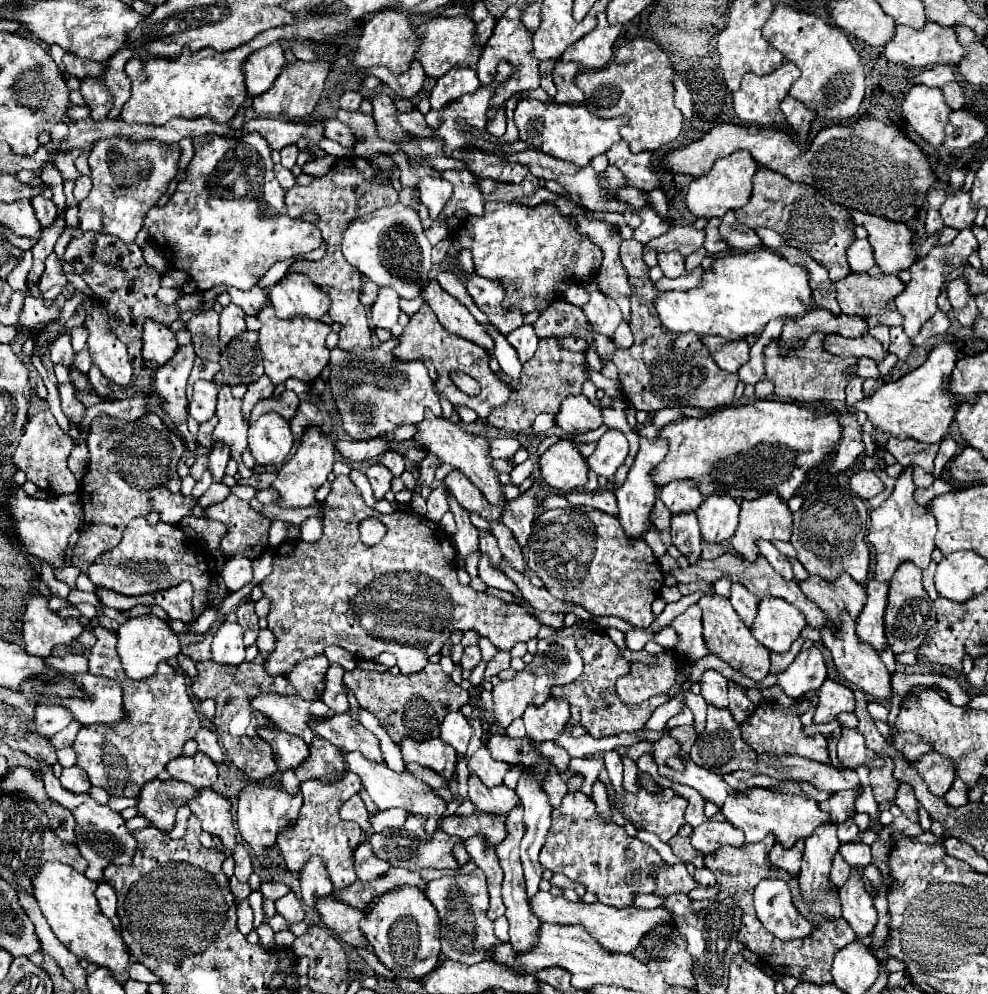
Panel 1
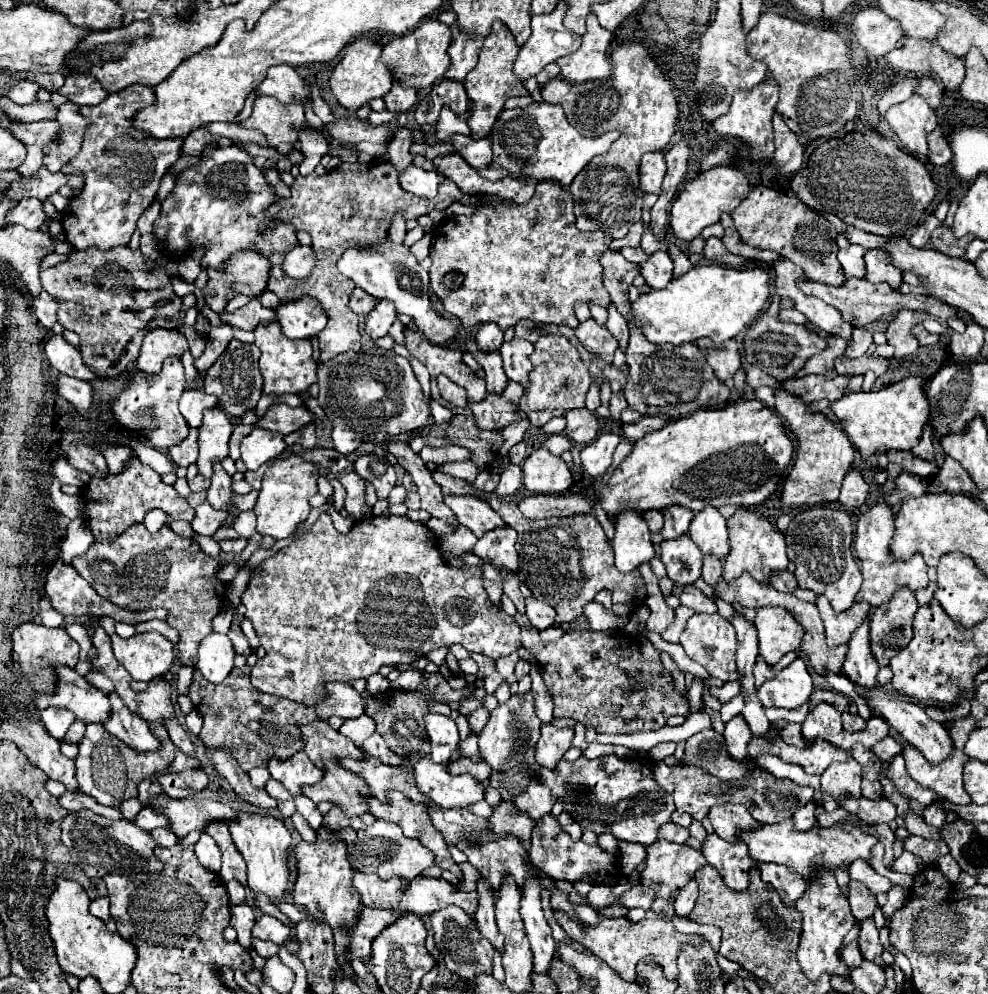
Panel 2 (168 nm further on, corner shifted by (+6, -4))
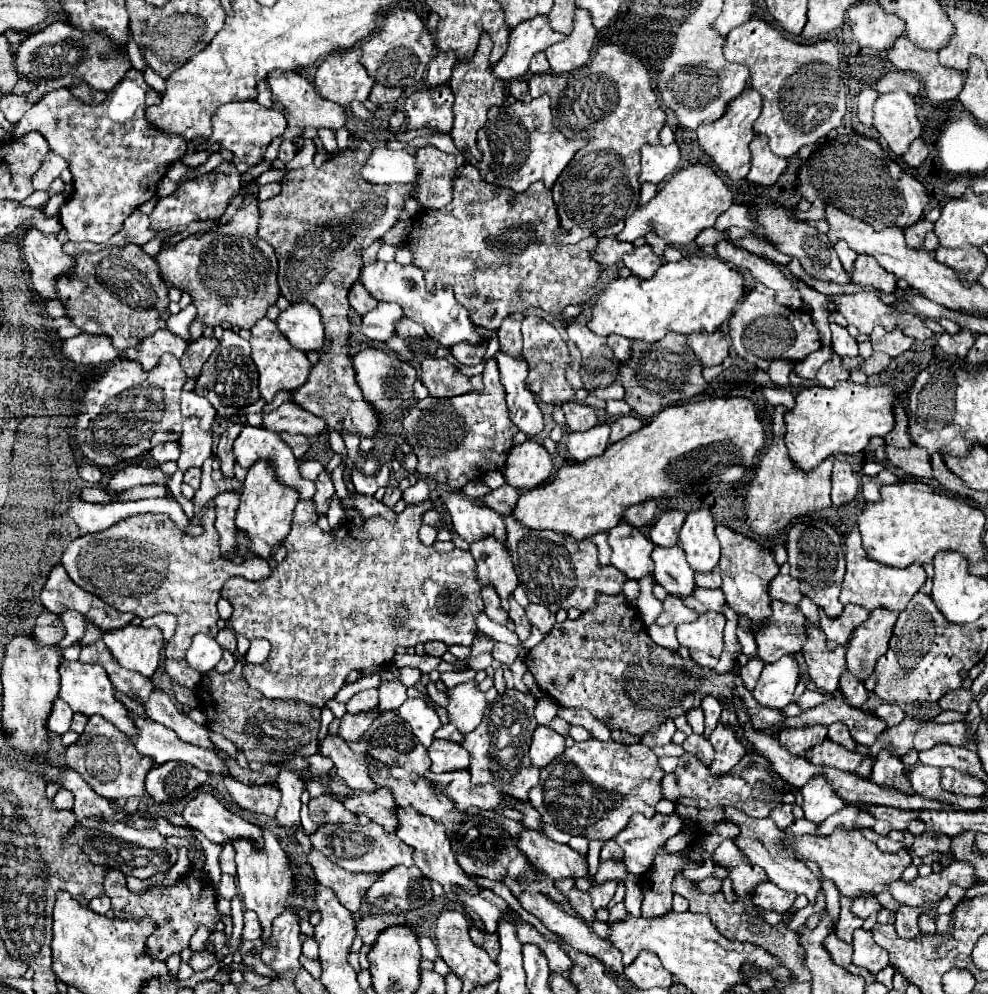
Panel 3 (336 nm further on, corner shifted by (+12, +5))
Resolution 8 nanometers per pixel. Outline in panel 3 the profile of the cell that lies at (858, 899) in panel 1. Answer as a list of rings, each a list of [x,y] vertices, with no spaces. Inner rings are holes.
[[[856,930],[854,932],[854,954],[852,954],[852,964],[866,968],[870,974],[878,974],[884,970],[890,960],[886,956],[886,950],[882,950],[874,940],[868,930]]]

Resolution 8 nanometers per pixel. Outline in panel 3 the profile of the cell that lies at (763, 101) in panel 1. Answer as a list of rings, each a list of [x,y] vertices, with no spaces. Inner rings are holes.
[[[746,88],[736,100],[730,102],[730,108],[726,110],[726,116],[722,116],[722,120],[702,124],[702,128],[696,130],[700,150],[706,152],[712,158],[714,166],[718,166],[732,182],[738,182],[738,180],[746,178],[746,174],[750,170],[748,144],[754,138],[752,124],[760,116],[760,112],[762,112],[762,96],[758,96],[758,92],[754,92],[752,88]]]

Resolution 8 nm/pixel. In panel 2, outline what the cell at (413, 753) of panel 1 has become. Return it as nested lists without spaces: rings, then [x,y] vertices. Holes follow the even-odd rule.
[[[430,755],[422,757],[416,763],[416,785],[422,795],[426,795],[430,801],[434,801],[440,807],[466,807],[484,797],[484,787],[476,779],[472,779],[468,775],[452,775],[446,765],[434,763],[430,759]]]

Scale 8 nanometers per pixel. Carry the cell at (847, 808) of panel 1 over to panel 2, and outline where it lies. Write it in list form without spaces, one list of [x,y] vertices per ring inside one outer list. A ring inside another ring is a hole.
[[[814,801],[806,803],[804,807],[800,807],[800,809],[794,813],[796,829],[800,829],[800,831],[804,831],[804,829],[812,829],[812,827],[816,825],[816,821],[818,821],[818,817],[816,817],[816,809],[818,809],[818,805],[816,805]]]

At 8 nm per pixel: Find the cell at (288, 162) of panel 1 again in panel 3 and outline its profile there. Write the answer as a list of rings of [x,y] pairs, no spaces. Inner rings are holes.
[[[282,140],[282,144],[280,144],[280,152],[278,152],[278,160],[282,160],[284,164],[288,164],[288,162],[294,158],[294,154],[296,154],[296,146],[294,146],[292,142]]]

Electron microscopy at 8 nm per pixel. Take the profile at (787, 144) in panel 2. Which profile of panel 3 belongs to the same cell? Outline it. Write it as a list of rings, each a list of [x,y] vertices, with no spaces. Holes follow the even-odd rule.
[[[756,136],[750,142],[750,152],[752,152],[752,168],[746,180],[756,186],[774,186],[778,176],[786,168],[786,158],[774,156],[766,140],[762,140],[762,136]]]

